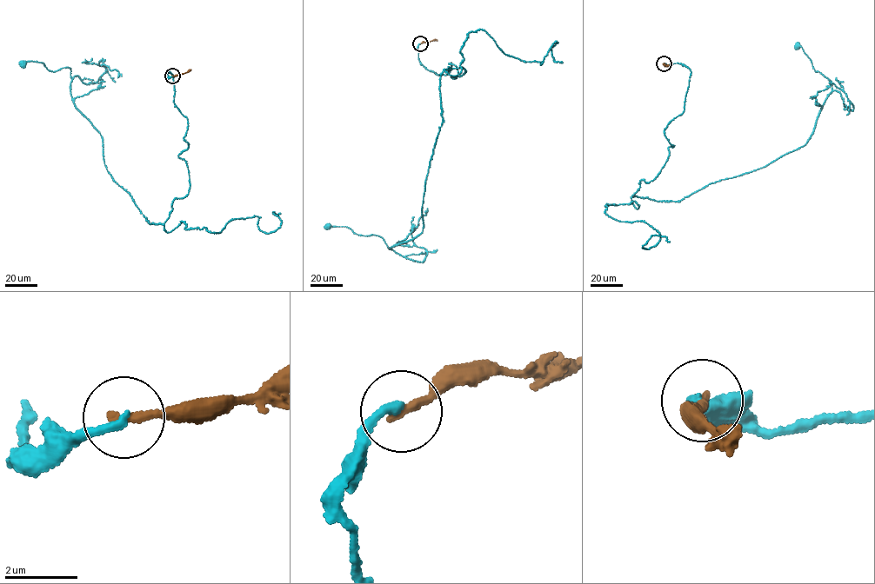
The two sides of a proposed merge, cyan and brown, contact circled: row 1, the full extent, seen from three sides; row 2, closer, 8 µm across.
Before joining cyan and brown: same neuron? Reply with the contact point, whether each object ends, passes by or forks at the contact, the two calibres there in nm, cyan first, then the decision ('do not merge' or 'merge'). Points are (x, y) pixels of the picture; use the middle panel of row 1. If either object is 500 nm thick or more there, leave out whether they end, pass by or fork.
at (420, 43); cyan ends there; brown ends there; 240 nm thick on the cyan side, 240 nm on the other; do not merge

